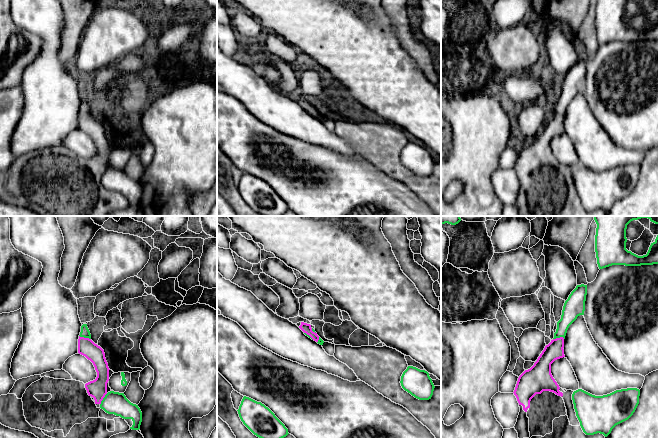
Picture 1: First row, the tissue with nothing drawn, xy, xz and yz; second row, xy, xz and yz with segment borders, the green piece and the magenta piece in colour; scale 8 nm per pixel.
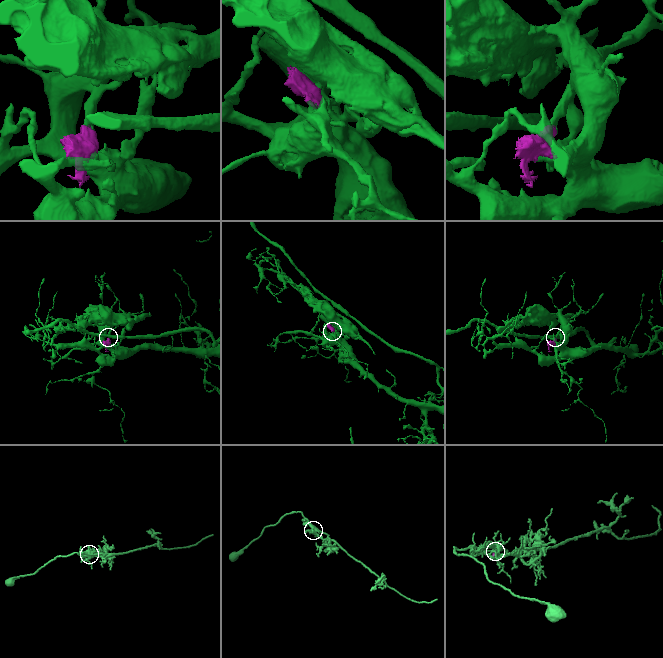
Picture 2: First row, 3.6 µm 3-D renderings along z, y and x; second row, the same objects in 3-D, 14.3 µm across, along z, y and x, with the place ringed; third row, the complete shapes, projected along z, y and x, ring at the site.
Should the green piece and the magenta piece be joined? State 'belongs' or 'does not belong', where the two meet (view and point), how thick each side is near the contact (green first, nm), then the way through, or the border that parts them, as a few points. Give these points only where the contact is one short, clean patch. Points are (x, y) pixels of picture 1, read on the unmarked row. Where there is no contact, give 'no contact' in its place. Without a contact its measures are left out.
does not belong; meets green in xy at (85, 113); 70 nm thick on the green side, 140 nm on the other

